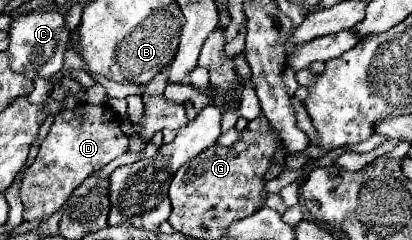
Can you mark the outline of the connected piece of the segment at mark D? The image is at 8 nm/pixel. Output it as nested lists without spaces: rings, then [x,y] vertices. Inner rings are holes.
[[[83,103],[75,109],[65,109],[55,115],[39,153],[21,179],[23,219],[47,219],[69,199],[73,189],[81,185],[91,173],[103,169],[107,163],[123,155],[129,147],[129,137],[121,131],[121,119],[109,105]]]

